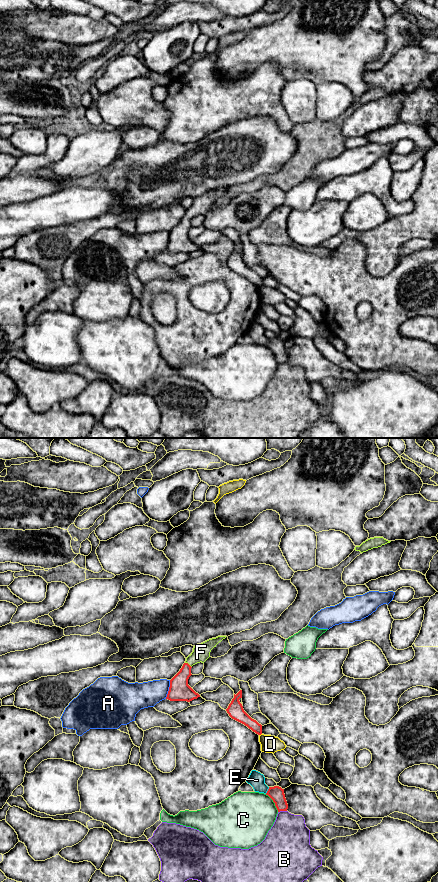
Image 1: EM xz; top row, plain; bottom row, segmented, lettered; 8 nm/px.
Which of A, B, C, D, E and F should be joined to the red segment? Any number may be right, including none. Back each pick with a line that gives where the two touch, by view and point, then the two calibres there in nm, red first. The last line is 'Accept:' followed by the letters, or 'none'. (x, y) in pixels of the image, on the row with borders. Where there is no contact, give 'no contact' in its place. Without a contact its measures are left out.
F: contact xz (188, 664); calibres 170 and 140 nm
Accept: F

